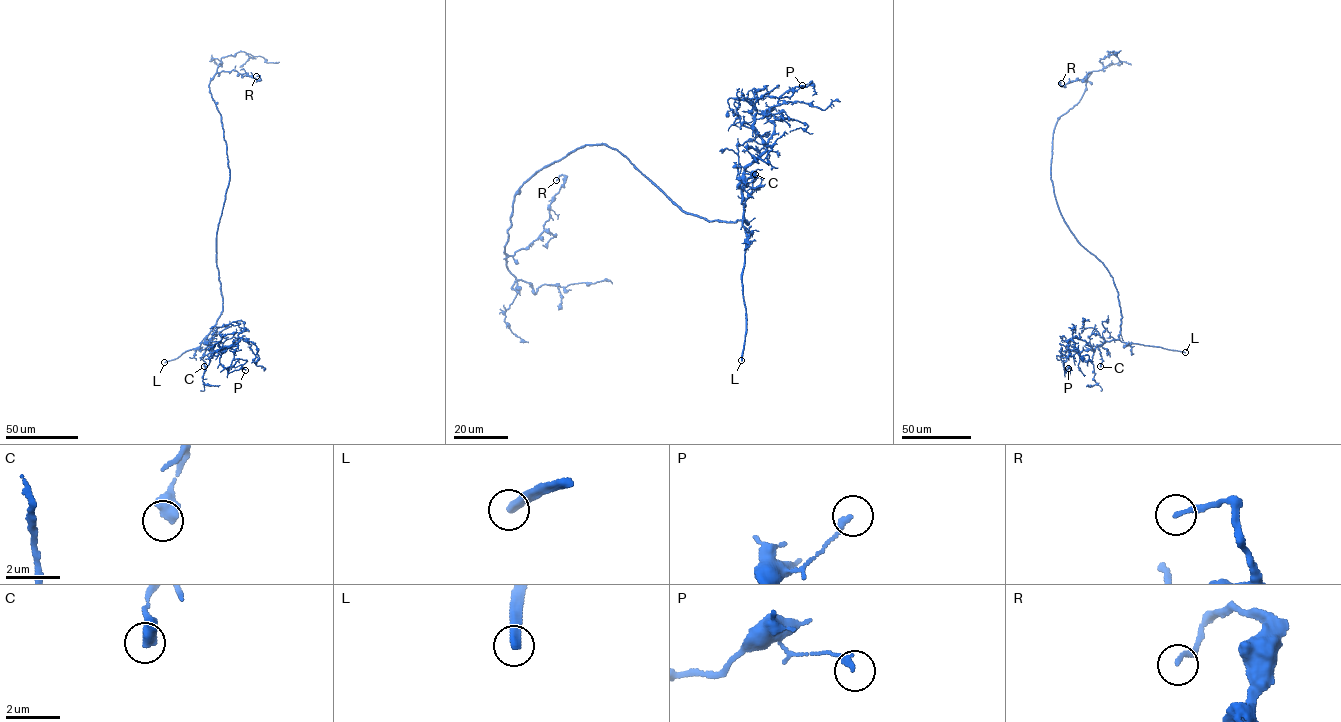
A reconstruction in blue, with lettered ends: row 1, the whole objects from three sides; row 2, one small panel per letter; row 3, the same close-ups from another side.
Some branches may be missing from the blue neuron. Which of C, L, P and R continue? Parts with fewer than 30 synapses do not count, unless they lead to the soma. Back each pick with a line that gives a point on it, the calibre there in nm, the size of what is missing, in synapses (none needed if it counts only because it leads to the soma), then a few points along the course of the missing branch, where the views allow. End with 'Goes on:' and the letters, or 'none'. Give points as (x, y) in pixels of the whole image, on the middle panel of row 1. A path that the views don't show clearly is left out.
L: at (741, 360); 320 nm thick
Goes on: L

